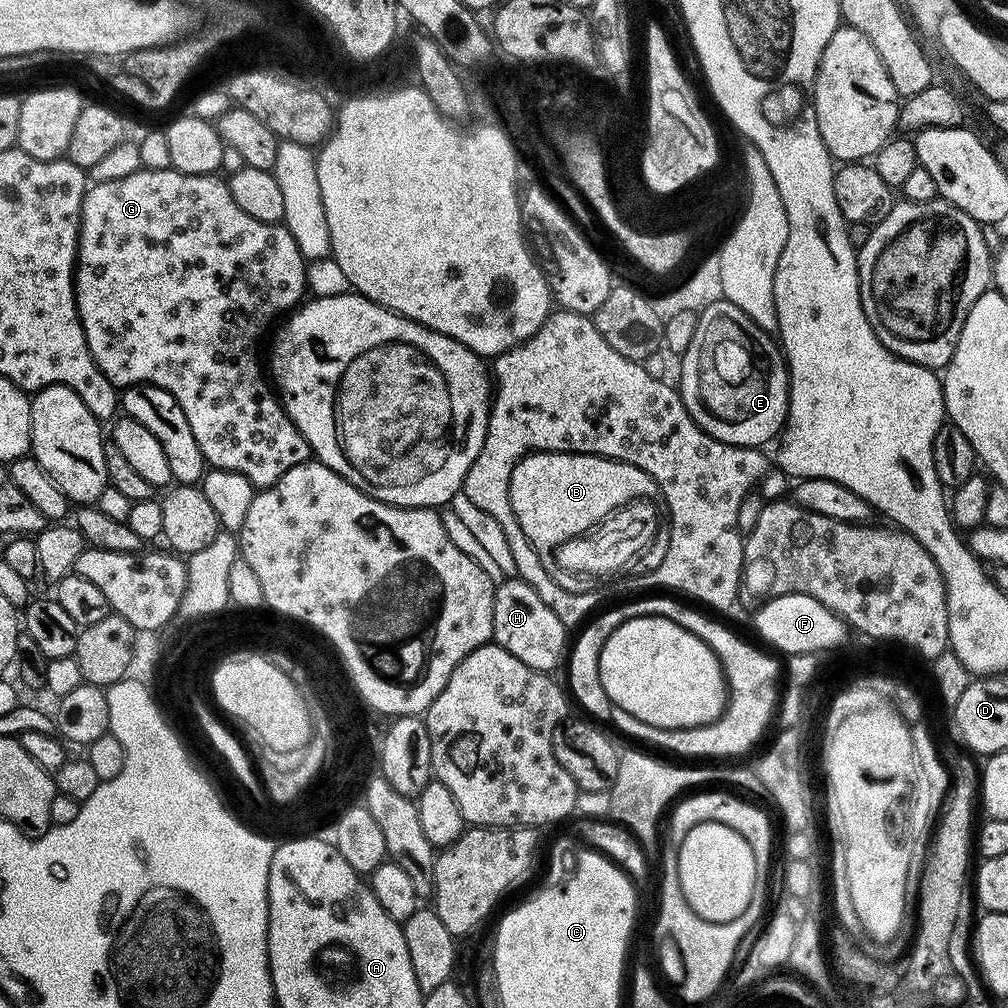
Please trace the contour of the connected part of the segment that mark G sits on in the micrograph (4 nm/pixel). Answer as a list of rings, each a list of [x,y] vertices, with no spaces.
[[[141,167],[134,174],[126,174],[126,178],[116,178],[114,182],[101,184],[93,183],[84,193],[80,241],[76,247],[76,305],[82,330],[86,334],[86,346],[98,370],[106,374],[106,378],[117,390],[126,389],[131,384],[153,384],[174,394],[178,406],[182,406],[182,411],[190,421],[194,438],[198,438],[198,446],[202,446],[205,465],[242,474],[242,478],[246,478],[257,490],[274,486],[274,482],[278,482],[278,478],[282,478],[286,470],[305,464],[312,456],[311,446],[288,417],[288,411],[281,404],[279,395],[270,387],[265,365],[263,368],[256,357],[256,351],[260,348],[256,339],[268,327],[273,327],[272,319],[291,313],[305,296],[306,261],[298,250],[298,242],[294,242],[283,223],[267,224],[258,222],[258,218],[250,218],[250,214],[246,214],[246,210],[242,210],[242,206],[234,202],[227,183],[219,175],[186,174],[173,167],[162,170]]]

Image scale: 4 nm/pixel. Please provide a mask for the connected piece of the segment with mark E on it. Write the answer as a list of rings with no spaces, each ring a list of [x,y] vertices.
[[[721,298],[715,300],[710,306],[703,308],[698,315],[698,326],[694,330],[694,338],[690,338],[690,346],[682,354],[681,360],[684,361],[680,364],[680,384],[678,383],[678,391],[684,400],[686,410],[692,415],[694,422],[703,432],[708,432],[714,438],[718,438],[727,444],[736,444],[740,448],[764,446],[767,440],[773,439],[772,441],[775,441],[781,435],[784,422],[788,419],[788,389],[790,387],[788,366],[777,341],[769,333],[758,327],[738,306],[734,306],[730,301]]]

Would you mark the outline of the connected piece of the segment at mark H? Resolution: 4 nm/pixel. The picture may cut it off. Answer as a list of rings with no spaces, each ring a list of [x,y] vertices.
[[[518,578],[505,579],[503,584],[495,585],[494,594],[494,630],[492,631],[495,643],[510,650],[514,658],[522,658],[526,666],[539,672],[551,673],[556,663],[561,663],[566,652],[566,629],[562,622],[558,622],[558,614],[526,586]]]

